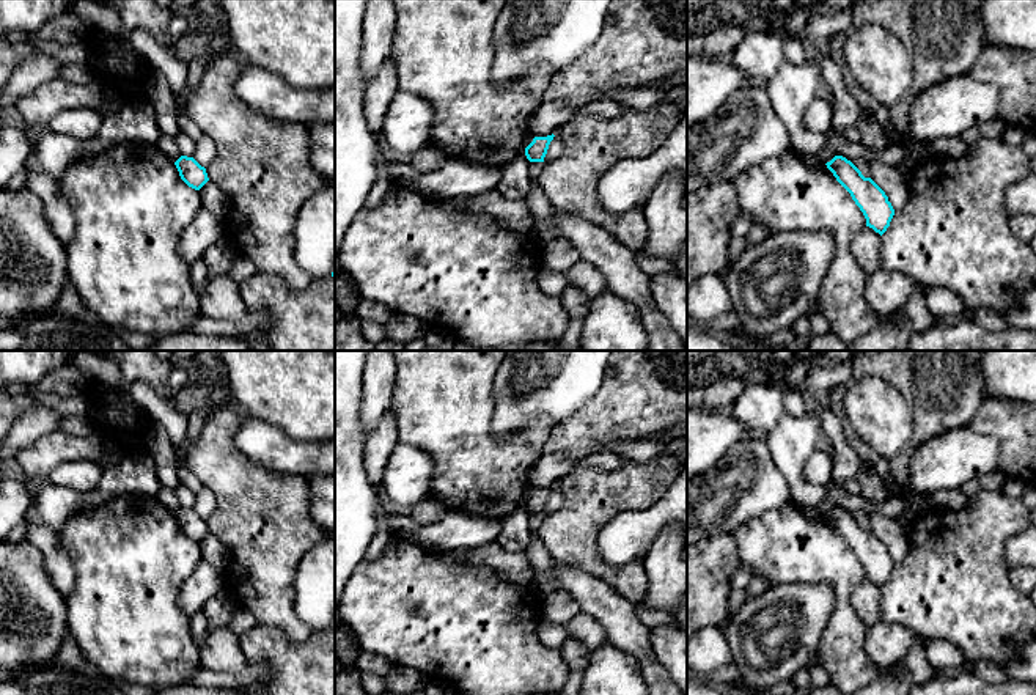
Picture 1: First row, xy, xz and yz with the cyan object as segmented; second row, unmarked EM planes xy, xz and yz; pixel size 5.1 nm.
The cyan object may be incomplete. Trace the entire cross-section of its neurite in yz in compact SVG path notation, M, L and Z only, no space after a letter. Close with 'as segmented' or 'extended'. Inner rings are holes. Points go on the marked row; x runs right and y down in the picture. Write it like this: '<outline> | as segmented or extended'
M835 156L825 165L860 208L866 219L866 226L882 236L895 215L895 209L885 192L871 178L865 178L861 171L843 156Z | as segmented

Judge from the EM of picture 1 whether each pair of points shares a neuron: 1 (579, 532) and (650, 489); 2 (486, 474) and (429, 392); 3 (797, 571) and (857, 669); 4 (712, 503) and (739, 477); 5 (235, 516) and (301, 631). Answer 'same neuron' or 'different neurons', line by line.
1: same neuron
2: same neuron
3: same neuron
4: same neuron
5: same neuron

